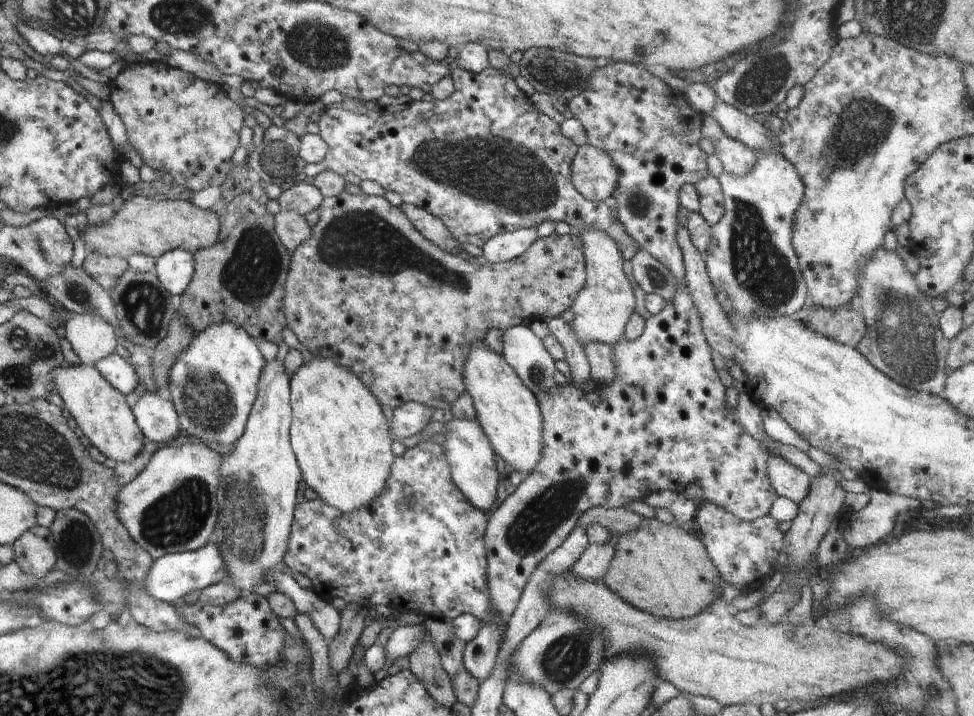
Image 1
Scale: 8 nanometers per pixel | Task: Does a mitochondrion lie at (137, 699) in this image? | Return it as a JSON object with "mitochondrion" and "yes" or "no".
{"mitochondrion":"yes"}

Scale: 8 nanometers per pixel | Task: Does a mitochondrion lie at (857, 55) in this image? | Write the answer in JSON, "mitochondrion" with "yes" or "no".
{"mitochondrion":"no"}

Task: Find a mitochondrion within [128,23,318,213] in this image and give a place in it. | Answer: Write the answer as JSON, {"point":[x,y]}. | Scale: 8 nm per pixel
{"point":[278,160]}

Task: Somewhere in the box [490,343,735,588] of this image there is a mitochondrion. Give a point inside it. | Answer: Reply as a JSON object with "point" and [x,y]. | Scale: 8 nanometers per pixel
{"point":[531,527]}

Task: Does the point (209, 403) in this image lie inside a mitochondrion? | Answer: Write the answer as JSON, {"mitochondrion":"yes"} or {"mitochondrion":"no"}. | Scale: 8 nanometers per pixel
{"mitochondrion":"yes"}

